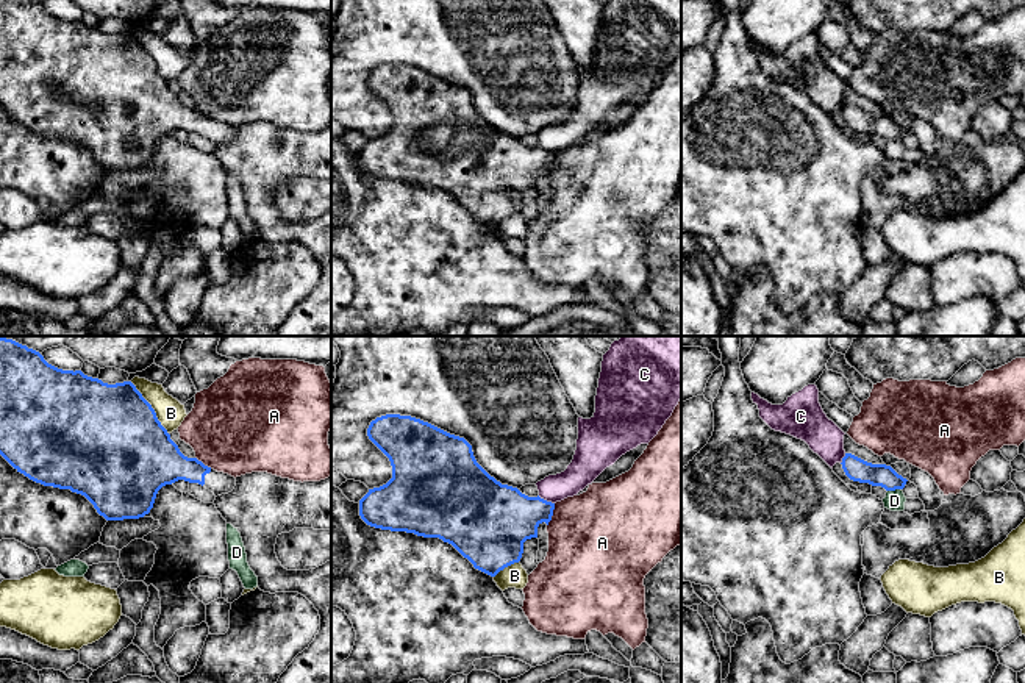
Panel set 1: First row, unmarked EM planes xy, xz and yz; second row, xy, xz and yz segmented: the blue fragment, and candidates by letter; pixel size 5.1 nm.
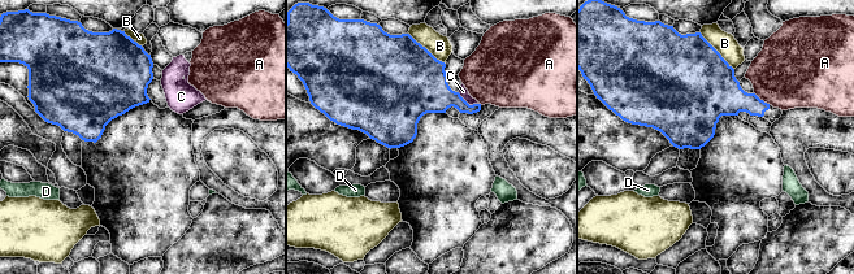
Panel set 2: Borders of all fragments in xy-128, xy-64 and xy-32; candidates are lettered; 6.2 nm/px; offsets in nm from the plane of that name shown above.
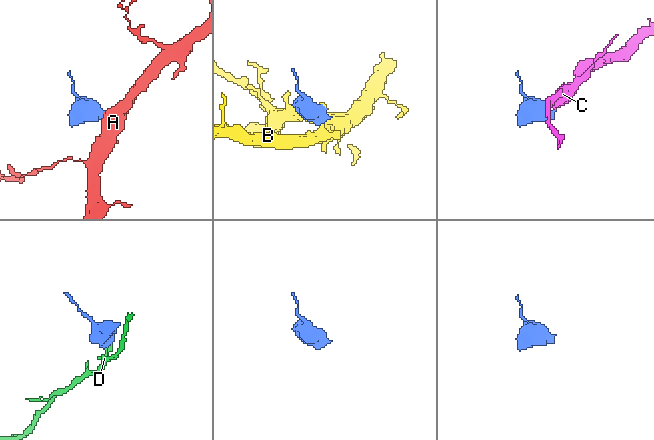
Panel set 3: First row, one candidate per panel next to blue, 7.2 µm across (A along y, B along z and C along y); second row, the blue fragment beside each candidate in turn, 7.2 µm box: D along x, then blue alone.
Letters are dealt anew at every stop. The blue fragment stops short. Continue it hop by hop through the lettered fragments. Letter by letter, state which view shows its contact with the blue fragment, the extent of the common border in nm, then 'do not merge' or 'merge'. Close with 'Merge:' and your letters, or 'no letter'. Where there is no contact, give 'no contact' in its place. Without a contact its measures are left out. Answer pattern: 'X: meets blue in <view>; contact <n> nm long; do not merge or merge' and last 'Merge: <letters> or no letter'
A: meets blue in xz; contact 130 nm long; do not merge
B: meets blue in xy; contact 340 nm long; do not merge
C: meets blue in xz; contact 100 nm long; do not merge
D: meets blue in yz; contact 70 nm long; do not merge
Merge: no letter

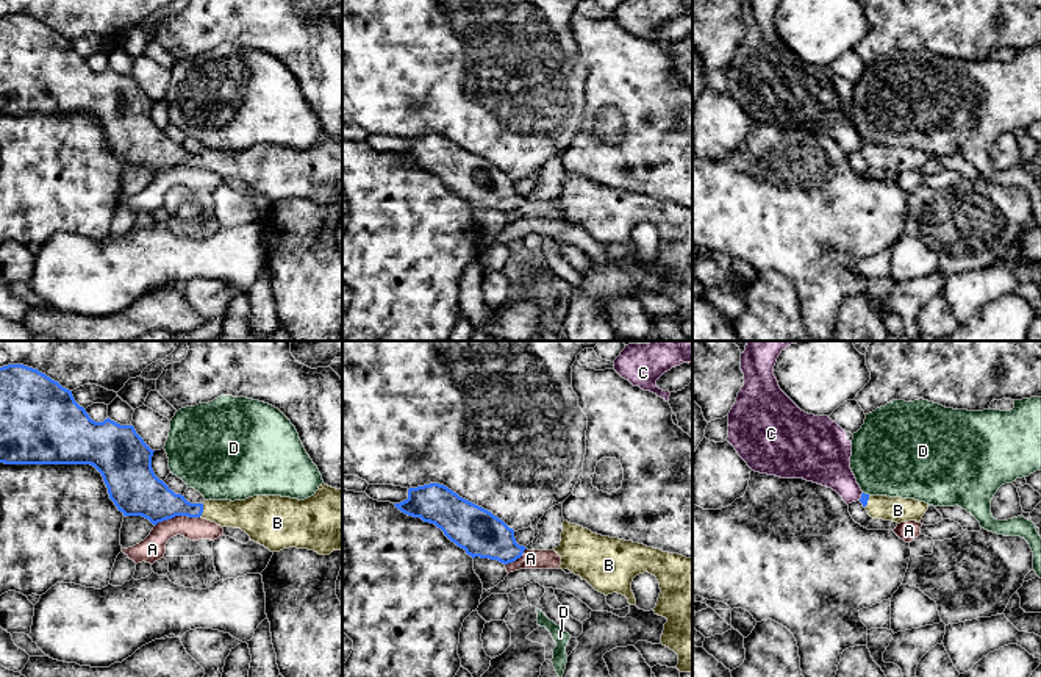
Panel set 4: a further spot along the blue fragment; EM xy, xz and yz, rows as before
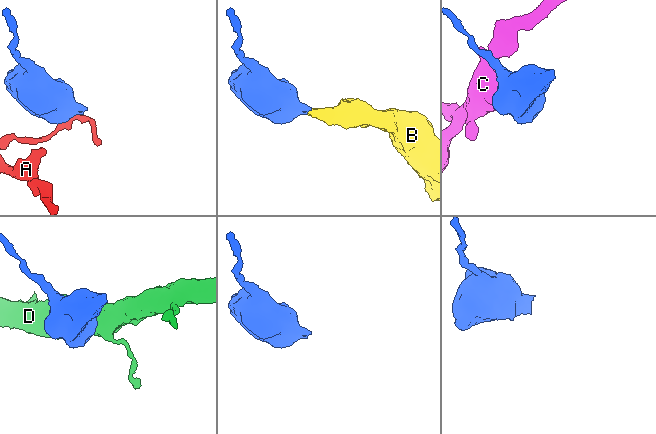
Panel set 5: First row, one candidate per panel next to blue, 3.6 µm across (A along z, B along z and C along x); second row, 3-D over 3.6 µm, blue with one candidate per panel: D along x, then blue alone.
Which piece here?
A: meets blue in xy; contact 240 nm long; do not merge
B: meets blue in xy; contact 80 nm long; merge
C: meets blue in yz; contact 50 nm long; do not merge
D: meets blue in yz; contact 40 nm long; do not merge
Merge: B

